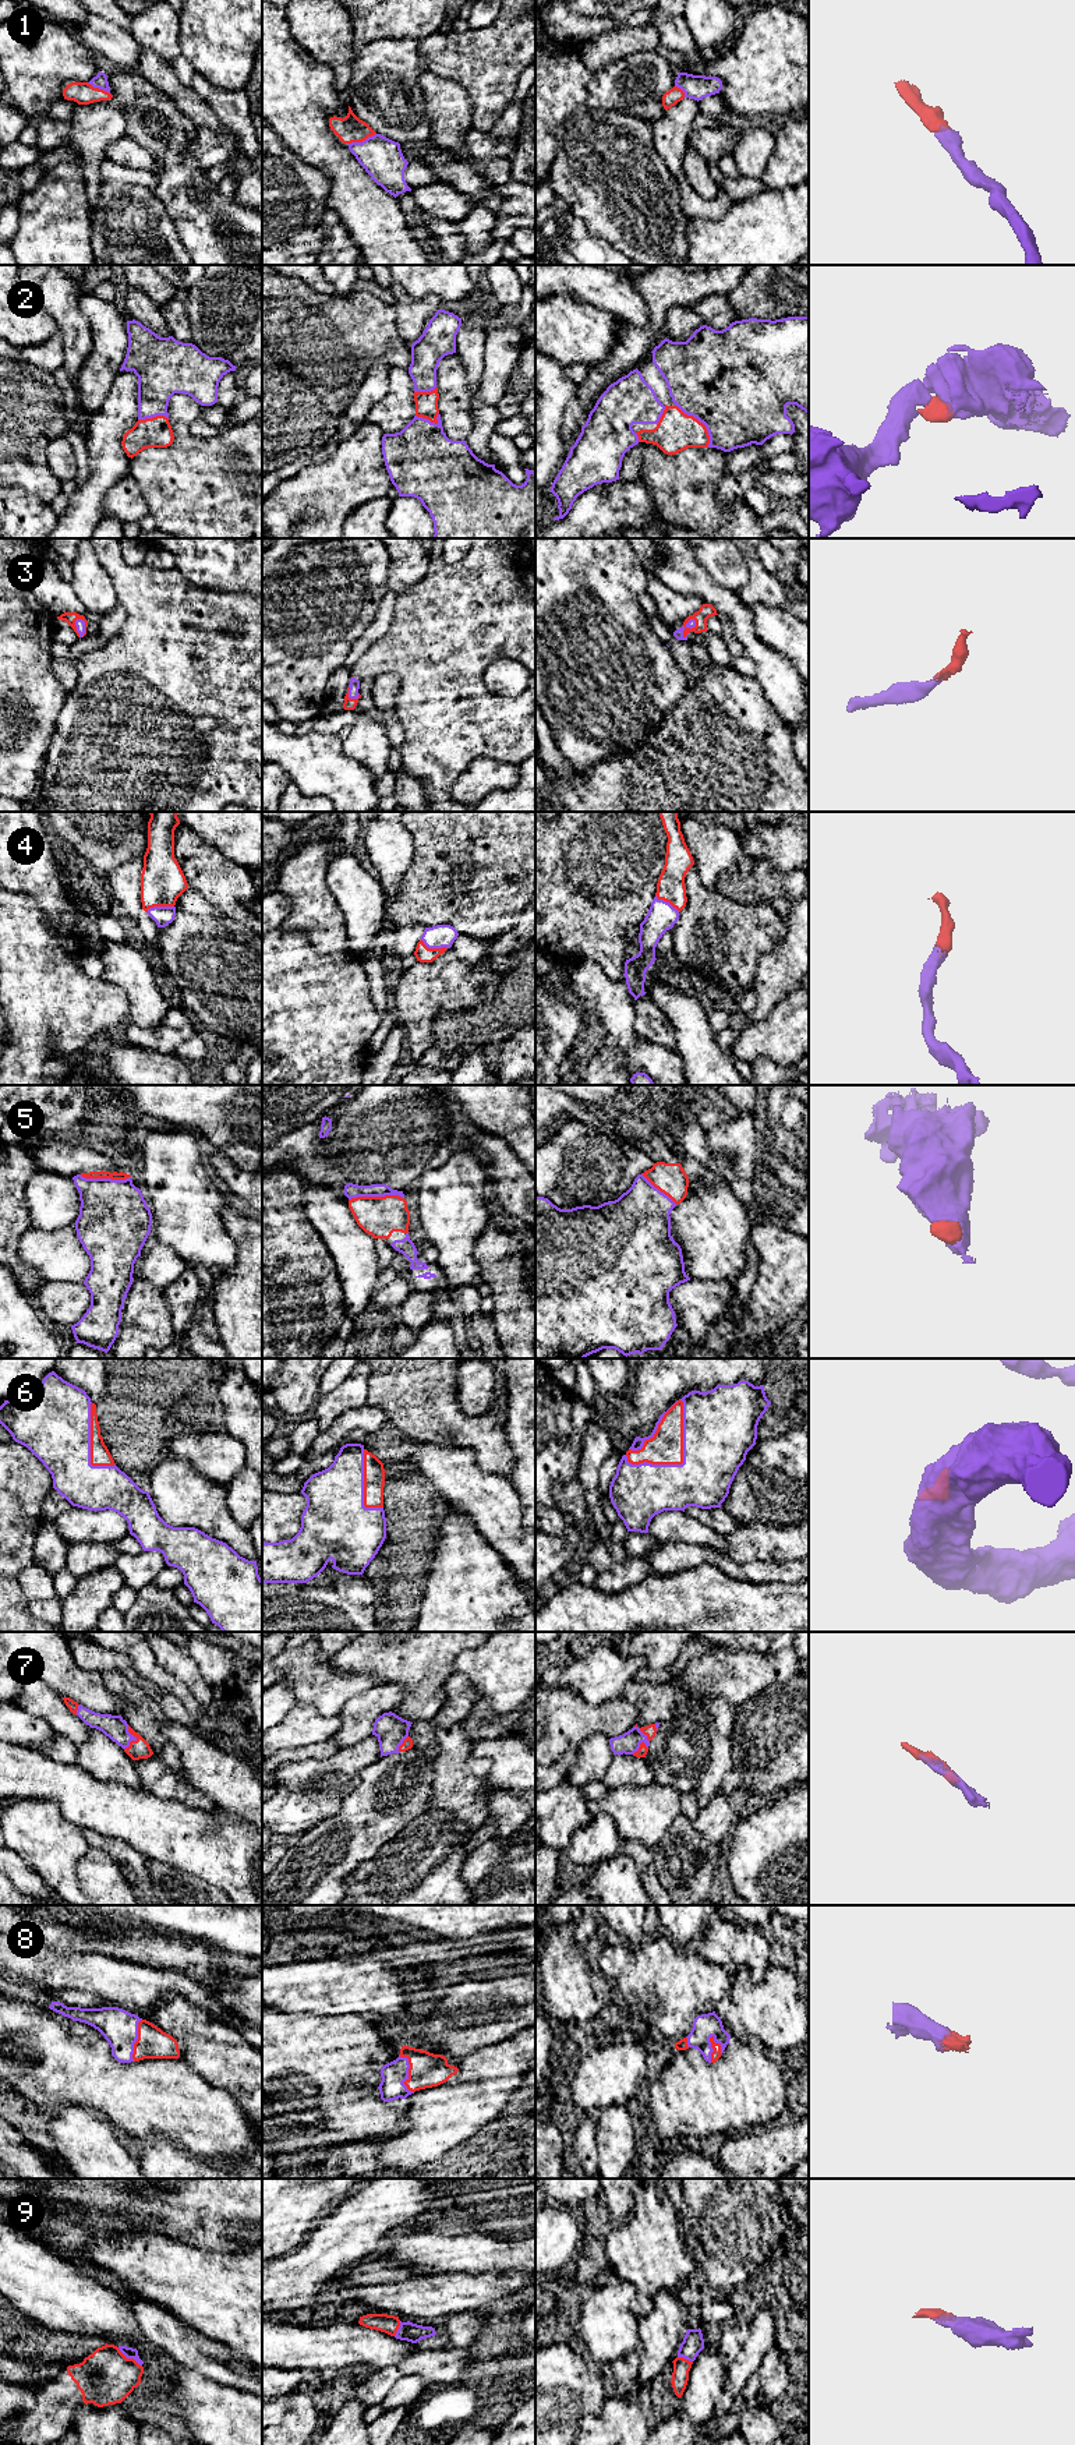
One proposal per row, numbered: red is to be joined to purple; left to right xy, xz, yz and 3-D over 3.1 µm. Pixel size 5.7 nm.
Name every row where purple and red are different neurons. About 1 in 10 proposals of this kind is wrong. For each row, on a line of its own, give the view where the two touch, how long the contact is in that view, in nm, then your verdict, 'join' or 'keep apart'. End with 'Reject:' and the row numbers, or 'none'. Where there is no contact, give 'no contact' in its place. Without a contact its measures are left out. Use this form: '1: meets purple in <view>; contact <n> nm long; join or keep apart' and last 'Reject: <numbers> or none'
1: meets purple in xz; contact 170 nm long; join
2: meets purple in yz; contact 320 nm long; join
3: meets purple in xy; contact 120 nm long; join
4: meets purple in xy; contact 170 nm long; join
5: meets purple in xz; contact 320 nm long; join
6: meets purple in yz; contact 480 nm long; join
7: meets purple in xy; contact 150 nm long; join
8: meets purple in yz; contact 160 nm long; join
9: meets purple in xy; contact 180 nm long; join
Reject: none

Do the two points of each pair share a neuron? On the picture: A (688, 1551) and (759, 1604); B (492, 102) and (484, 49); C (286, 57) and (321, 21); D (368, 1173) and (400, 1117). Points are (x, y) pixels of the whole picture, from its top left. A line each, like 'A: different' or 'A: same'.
A: different
B: same
C: different
D: same

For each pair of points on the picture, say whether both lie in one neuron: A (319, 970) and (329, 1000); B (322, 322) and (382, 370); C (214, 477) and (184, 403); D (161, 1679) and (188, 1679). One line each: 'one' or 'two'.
A: one
B: two
C: one
D: two

